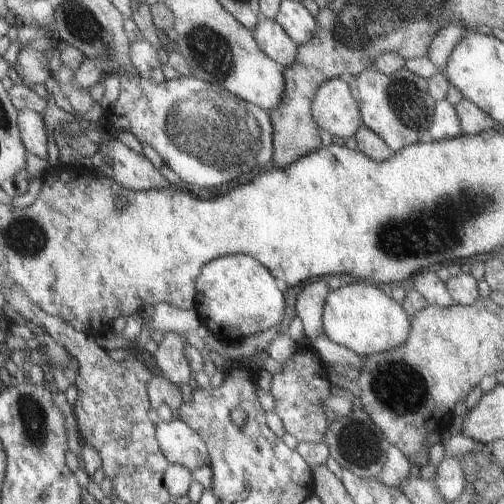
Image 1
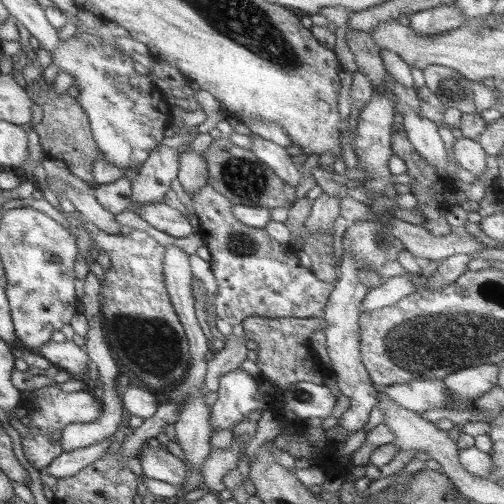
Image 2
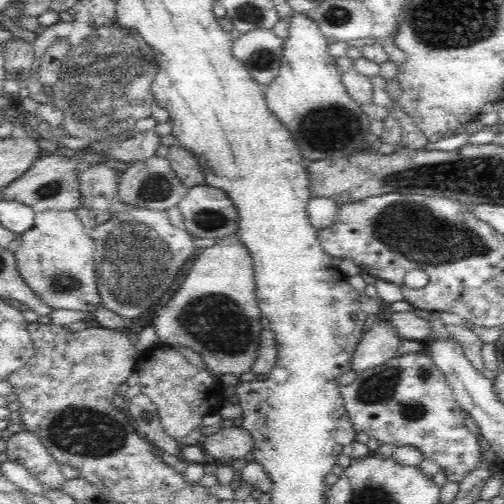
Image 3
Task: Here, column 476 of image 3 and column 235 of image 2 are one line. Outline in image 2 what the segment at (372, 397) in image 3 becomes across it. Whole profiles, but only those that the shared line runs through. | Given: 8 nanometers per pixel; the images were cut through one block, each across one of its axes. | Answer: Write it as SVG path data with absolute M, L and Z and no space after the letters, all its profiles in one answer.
M233 438L227 450L209 450L207 460L201 464L201 476L203 484L207 486L205 492L221 492L225 490L221 478L225 476L227 470L235 470L237 460L241 456L243 442L239 438Z

